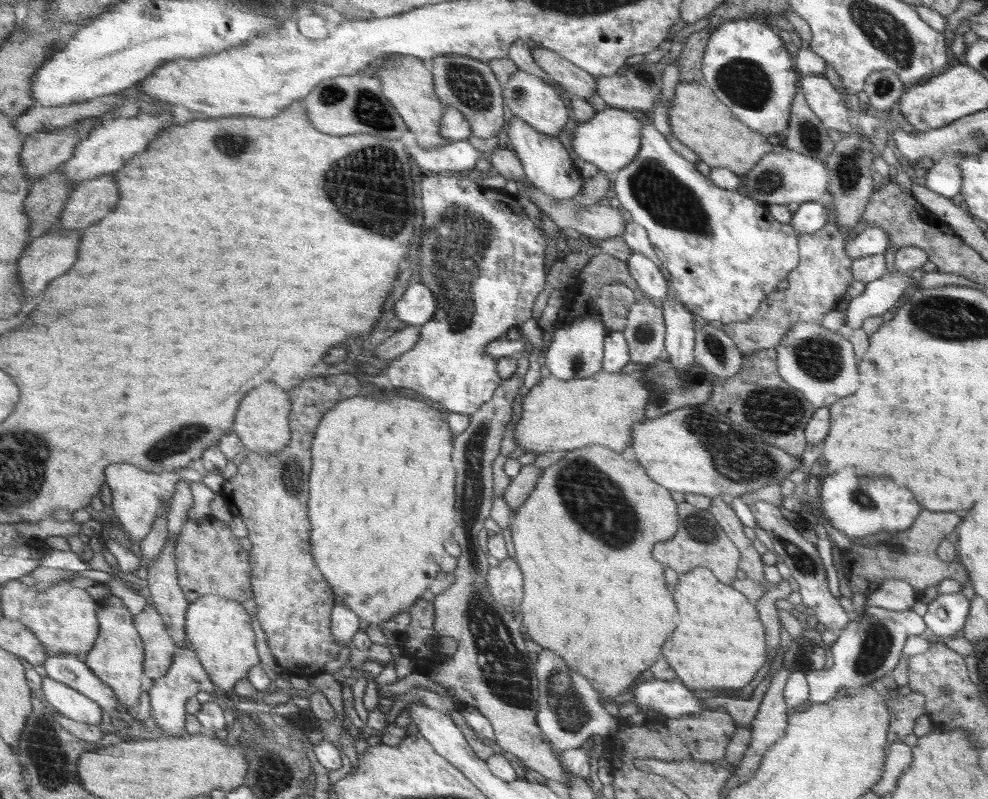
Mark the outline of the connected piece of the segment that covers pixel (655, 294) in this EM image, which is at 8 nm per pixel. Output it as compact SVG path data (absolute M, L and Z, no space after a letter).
M632 252L626 260L630 276L636 281L641 294L656 302L668 296L668 281L658 266L640 252Z

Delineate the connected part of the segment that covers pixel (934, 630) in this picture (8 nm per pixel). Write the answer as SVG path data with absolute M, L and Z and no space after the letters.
M960 592L938 594L930 601L923 621L929 635L938 639L943 636L956 636L966 624L970 614L970 601Z

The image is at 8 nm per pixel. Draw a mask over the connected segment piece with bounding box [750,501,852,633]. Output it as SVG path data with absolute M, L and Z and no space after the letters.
M757 501L750 505L750 510L756 518L757 527L768 533L774 545L773 551L784 560L783 562L789 569L790 576L799 584L802 604L808 608L810 613L814 614L820 624L826 626L826 629L838 633L846 628L852 616L840 605L839 599L830 593L826 569L816 547L804 540L798 528L784 518L776 505L766 501Z

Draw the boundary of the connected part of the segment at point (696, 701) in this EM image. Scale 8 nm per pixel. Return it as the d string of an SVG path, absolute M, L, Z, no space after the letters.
M678 678L669 681L642 680L634 686L632 696L640 711L647 716L650 715L649 712L659 712L666 717L678 718L708 712L703 709L702 699L695 696L694 690L689 689Z

